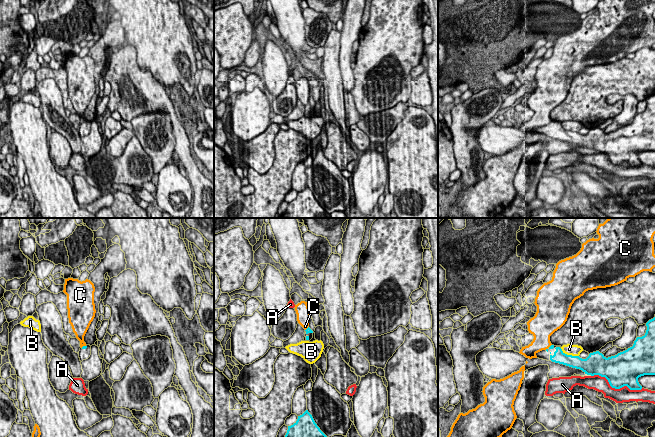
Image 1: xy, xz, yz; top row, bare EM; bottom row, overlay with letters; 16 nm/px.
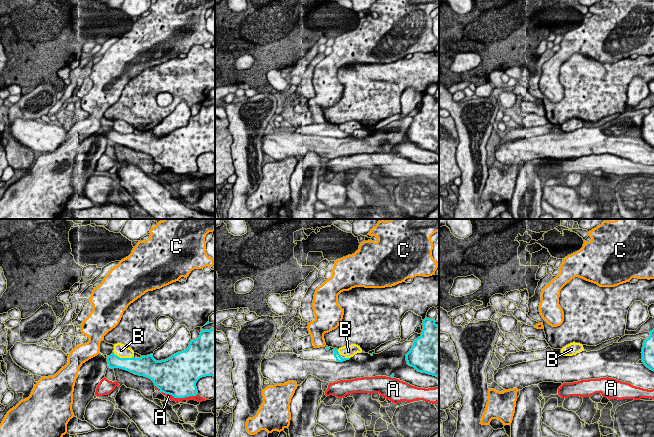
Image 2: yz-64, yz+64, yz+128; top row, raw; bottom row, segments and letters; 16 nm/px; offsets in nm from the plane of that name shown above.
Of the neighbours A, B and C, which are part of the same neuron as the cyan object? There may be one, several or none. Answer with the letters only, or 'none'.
none

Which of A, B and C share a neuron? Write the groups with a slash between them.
A / B / C

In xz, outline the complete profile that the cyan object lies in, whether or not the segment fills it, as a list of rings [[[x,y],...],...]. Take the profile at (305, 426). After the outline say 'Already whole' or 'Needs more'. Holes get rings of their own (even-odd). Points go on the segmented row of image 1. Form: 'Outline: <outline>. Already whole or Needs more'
Outline: [[[306,410],[297,421],[288,426],[285,437],[327,437],[317,426],[312,415]]]. Already whole

